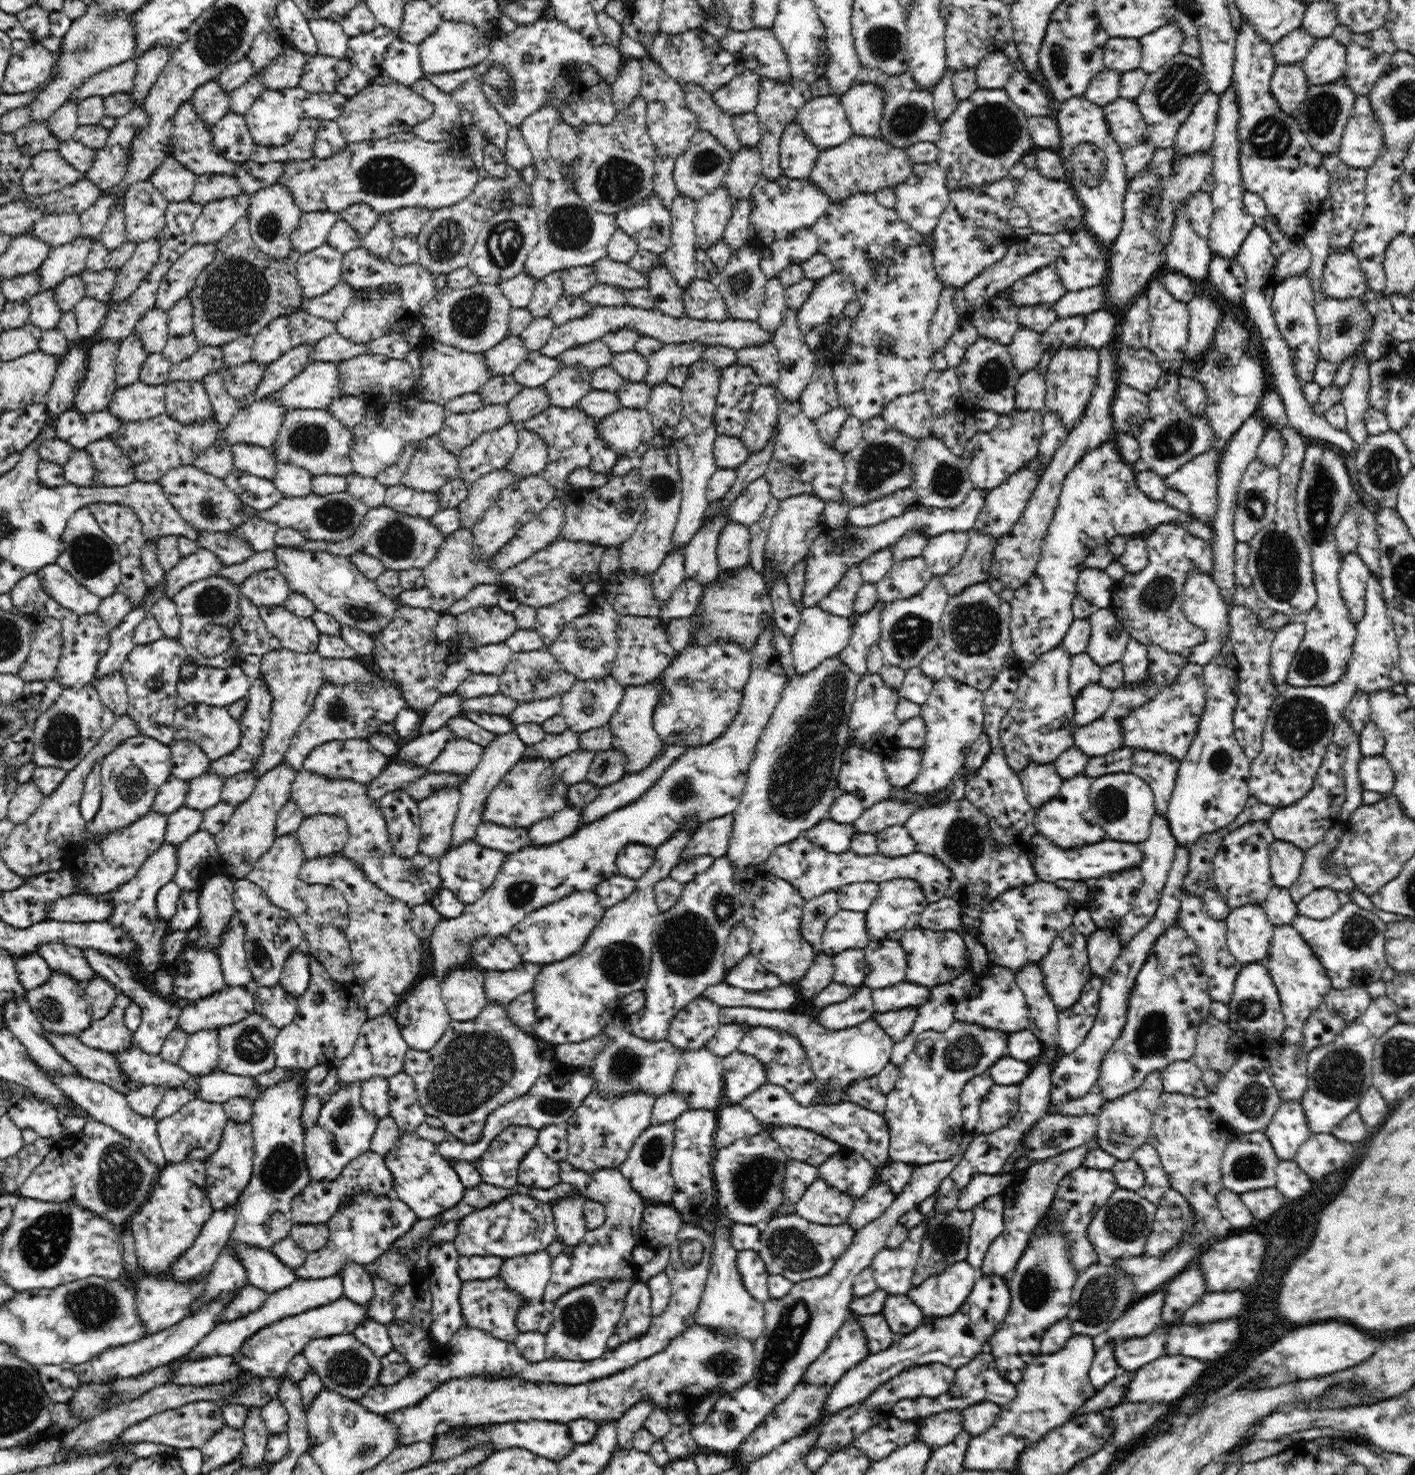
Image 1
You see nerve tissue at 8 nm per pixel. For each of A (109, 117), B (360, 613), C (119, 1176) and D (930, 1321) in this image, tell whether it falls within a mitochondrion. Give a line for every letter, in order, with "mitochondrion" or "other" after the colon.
A: other
B: mitochondrion
C: mitochondrion
D: other

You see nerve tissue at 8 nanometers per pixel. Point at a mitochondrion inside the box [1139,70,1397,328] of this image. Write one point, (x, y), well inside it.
(1269, 137)

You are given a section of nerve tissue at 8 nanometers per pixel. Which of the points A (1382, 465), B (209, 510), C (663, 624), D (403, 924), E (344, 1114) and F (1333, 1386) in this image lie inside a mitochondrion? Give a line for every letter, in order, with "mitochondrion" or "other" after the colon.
A: mitochondrion
B: mitochondrion
C: other
D: other
E: mitochondrion
F: other

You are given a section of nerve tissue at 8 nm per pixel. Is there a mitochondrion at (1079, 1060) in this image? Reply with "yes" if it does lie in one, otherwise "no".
yes

